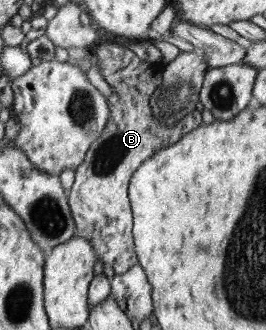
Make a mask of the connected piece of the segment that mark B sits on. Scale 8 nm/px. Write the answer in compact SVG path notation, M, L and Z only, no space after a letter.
M116 43L99 44L94 48L94 55L97 59L97 67L104 80L111 86L108 104L110 107L110 120L102 134L90 145L85 159L74 170L75 181L67 193L69 207L75 220L75 236L89 240L95 248L98 258L108 266L112 266L115 274L124 274L135 264L139 263L133 237L133 212L131 202L129 201L129 182L131 176L139 166L148 160L158 151L172 146L177 140L180 140L187 132L198 128L203 124L201 112L197 109L187 119L176 124L176 126L166 126L162 124L154 115L150 106L150 99L157 96L158 88L163 81L163 68L167 60L162 59L156 63L142 61L125 45Z

